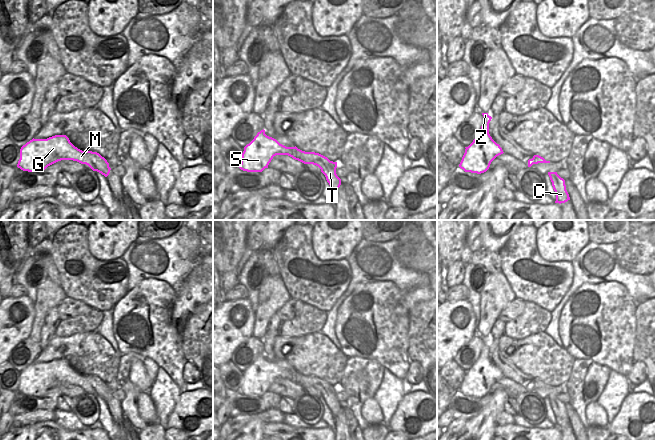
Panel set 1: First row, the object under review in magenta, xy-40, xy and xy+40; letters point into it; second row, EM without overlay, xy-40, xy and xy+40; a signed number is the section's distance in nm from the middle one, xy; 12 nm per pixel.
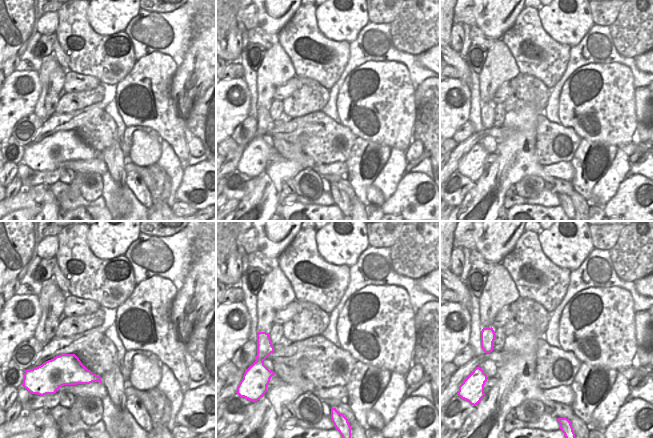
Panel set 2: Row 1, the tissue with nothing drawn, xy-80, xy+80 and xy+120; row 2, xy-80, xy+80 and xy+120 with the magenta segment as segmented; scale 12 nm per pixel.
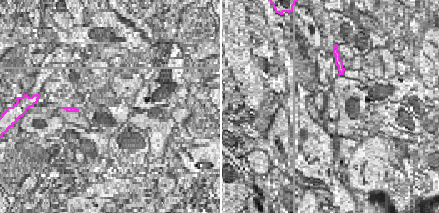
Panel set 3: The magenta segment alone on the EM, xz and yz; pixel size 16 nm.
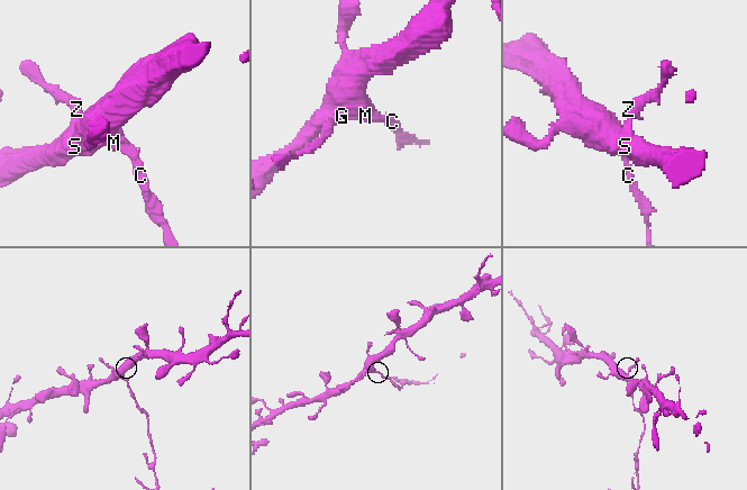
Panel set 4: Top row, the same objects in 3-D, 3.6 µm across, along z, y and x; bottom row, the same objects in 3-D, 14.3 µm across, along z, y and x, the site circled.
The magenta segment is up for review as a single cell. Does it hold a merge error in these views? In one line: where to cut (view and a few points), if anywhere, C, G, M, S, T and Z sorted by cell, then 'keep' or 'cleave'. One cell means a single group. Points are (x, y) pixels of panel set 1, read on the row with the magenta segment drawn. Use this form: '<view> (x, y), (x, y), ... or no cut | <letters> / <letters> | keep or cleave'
xy (336, 164), (324, 167), (321, 170) | C T / G M S Z | cleave

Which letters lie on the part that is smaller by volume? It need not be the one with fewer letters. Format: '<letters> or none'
C, T

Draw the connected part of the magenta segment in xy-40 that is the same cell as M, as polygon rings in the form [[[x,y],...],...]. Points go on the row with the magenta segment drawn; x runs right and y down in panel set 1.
[[[55,135],[47,139],[33,138],[21,147],[17,167],[23,171],[42,172],[61,160],[86,164],[93,171],[109,167],[107,160],[99,153],[78,149],[66,135]]]

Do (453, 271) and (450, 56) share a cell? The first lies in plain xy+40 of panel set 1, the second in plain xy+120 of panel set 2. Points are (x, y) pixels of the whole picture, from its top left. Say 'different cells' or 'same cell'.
different cells

